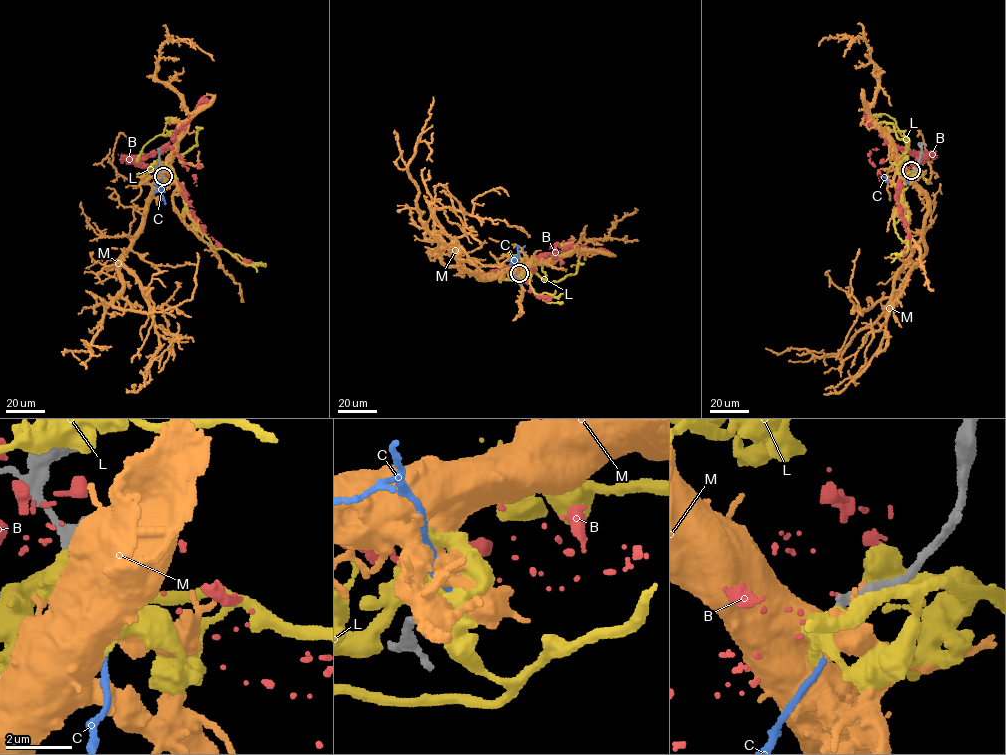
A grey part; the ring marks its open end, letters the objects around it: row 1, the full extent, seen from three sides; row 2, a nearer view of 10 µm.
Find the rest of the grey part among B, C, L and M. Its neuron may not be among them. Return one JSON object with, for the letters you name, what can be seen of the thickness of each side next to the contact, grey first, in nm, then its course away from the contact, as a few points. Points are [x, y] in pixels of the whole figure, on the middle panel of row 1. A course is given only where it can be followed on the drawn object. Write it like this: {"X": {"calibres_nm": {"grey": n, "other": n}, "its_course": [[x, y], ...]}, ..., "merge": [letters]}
{"merge": []}

